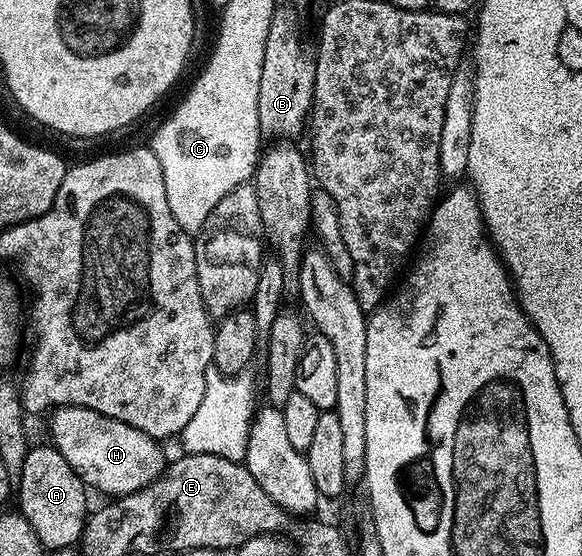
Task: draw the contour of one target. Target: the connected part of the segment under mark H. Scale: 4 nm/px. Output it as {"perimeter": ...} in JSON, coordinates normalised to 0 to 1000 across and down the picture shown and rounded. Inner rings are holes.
{"perimeter":[[[100,732],[88,741],[88,802],[113,822],[113,831],[127,851],[153,878],[167,876],[179,894],[227,890],[259,872],[282,851],[285,824],[270,791],[261,790],[244,772],[216,764],[196,750],[182,750],[162,736],[146,732]]]}

